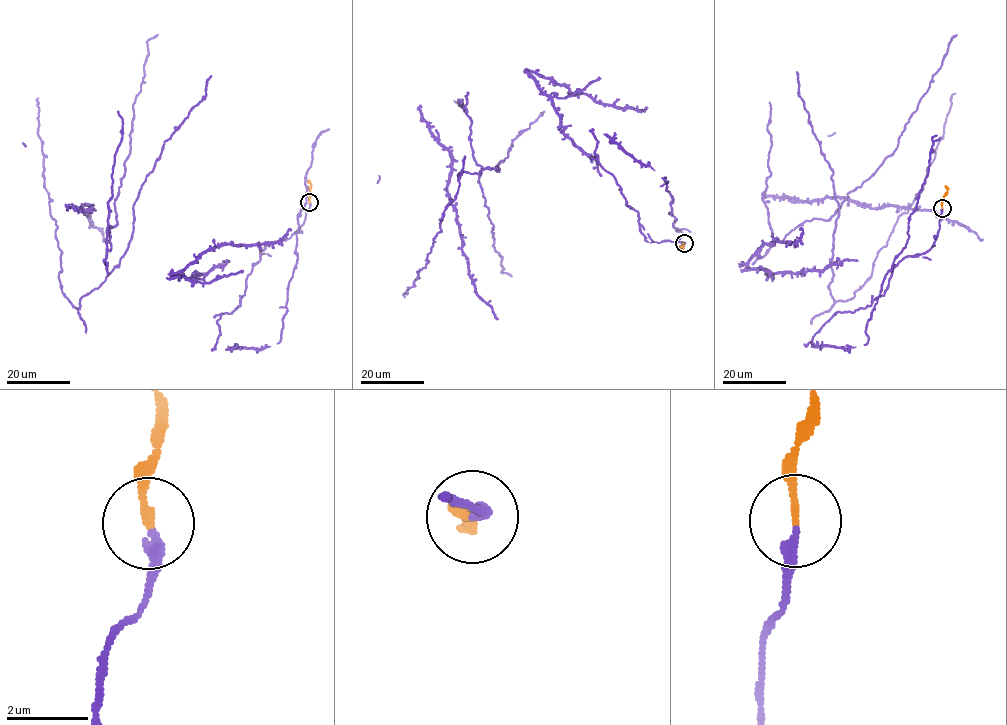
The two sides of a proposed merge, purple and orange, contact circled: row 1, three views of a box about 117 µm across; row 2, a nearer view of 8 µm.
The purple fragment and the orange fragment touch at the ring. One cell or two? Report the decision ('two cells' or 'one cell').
one cell

